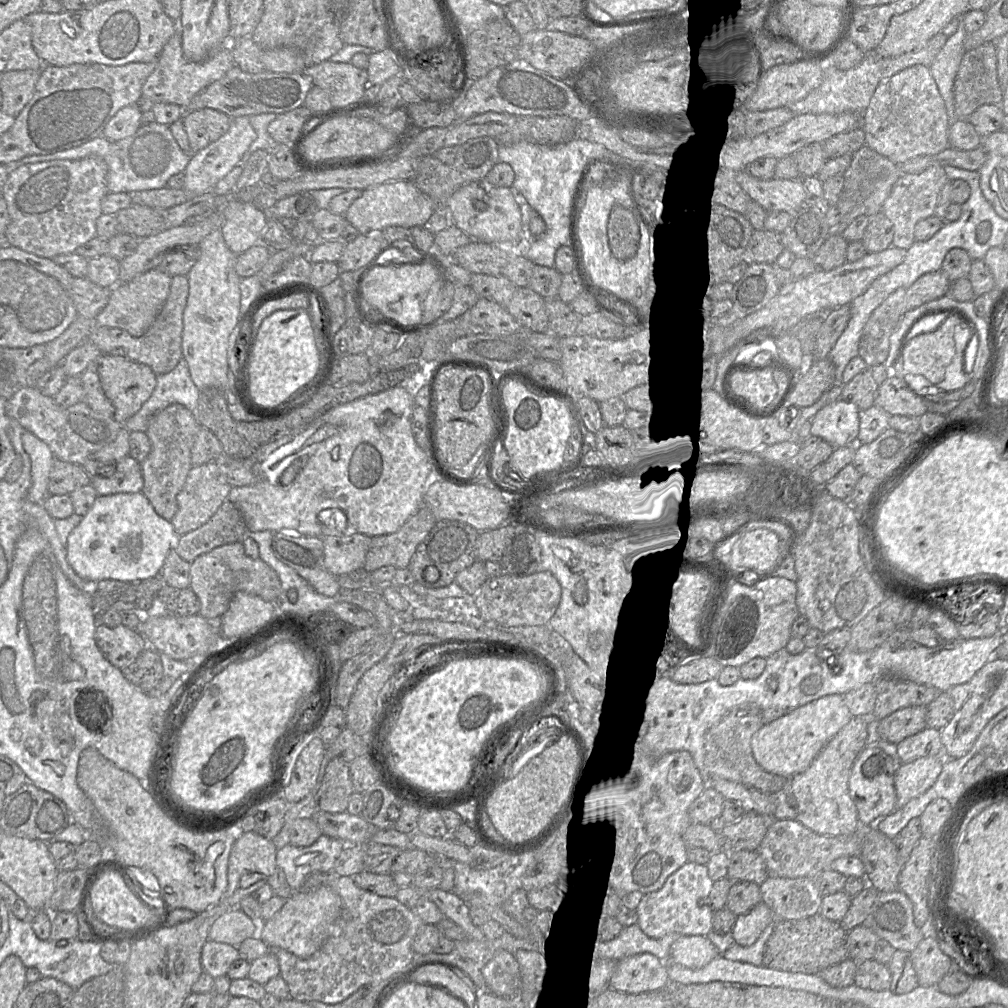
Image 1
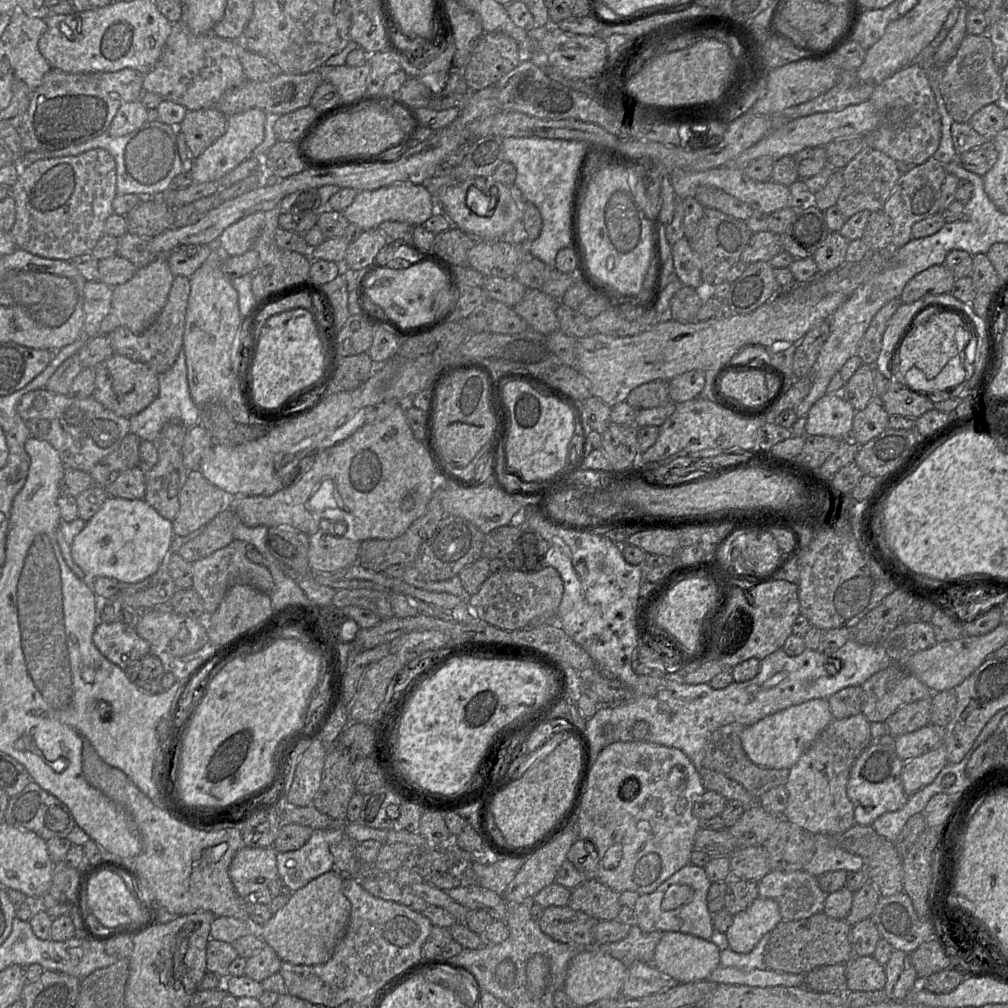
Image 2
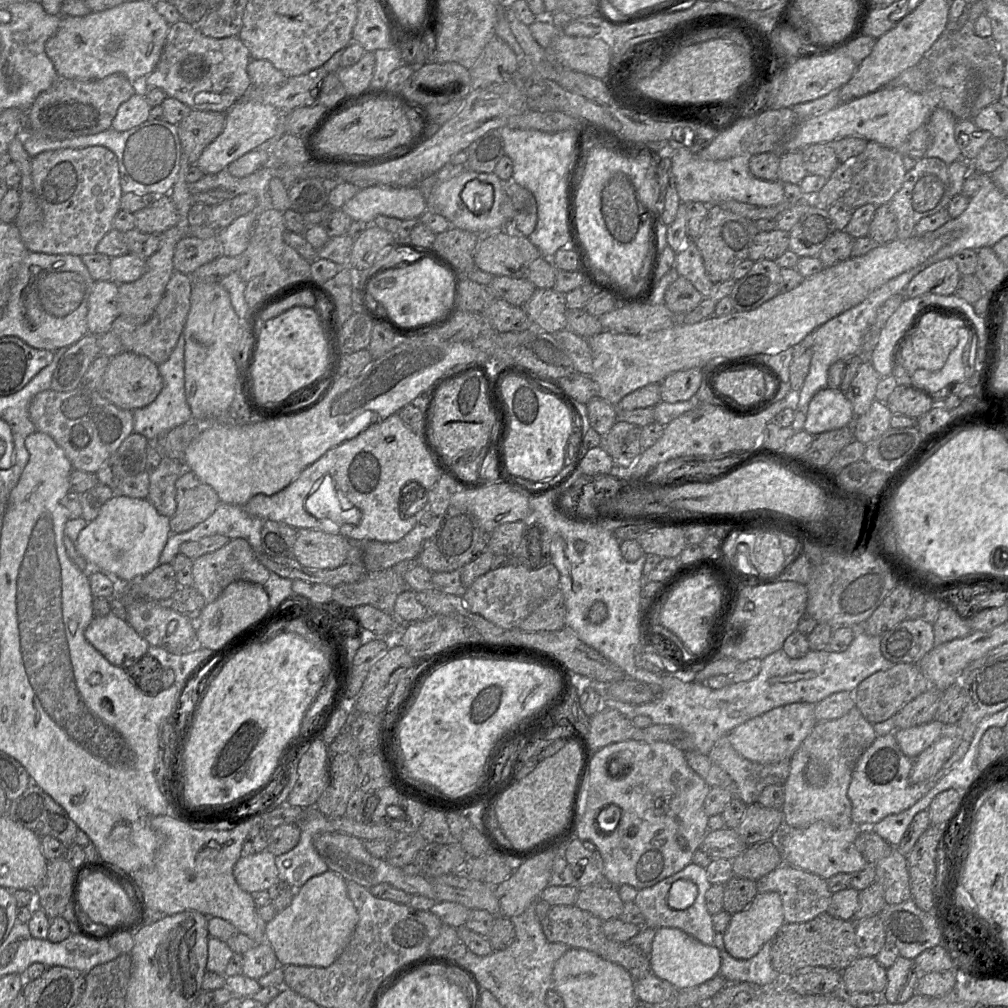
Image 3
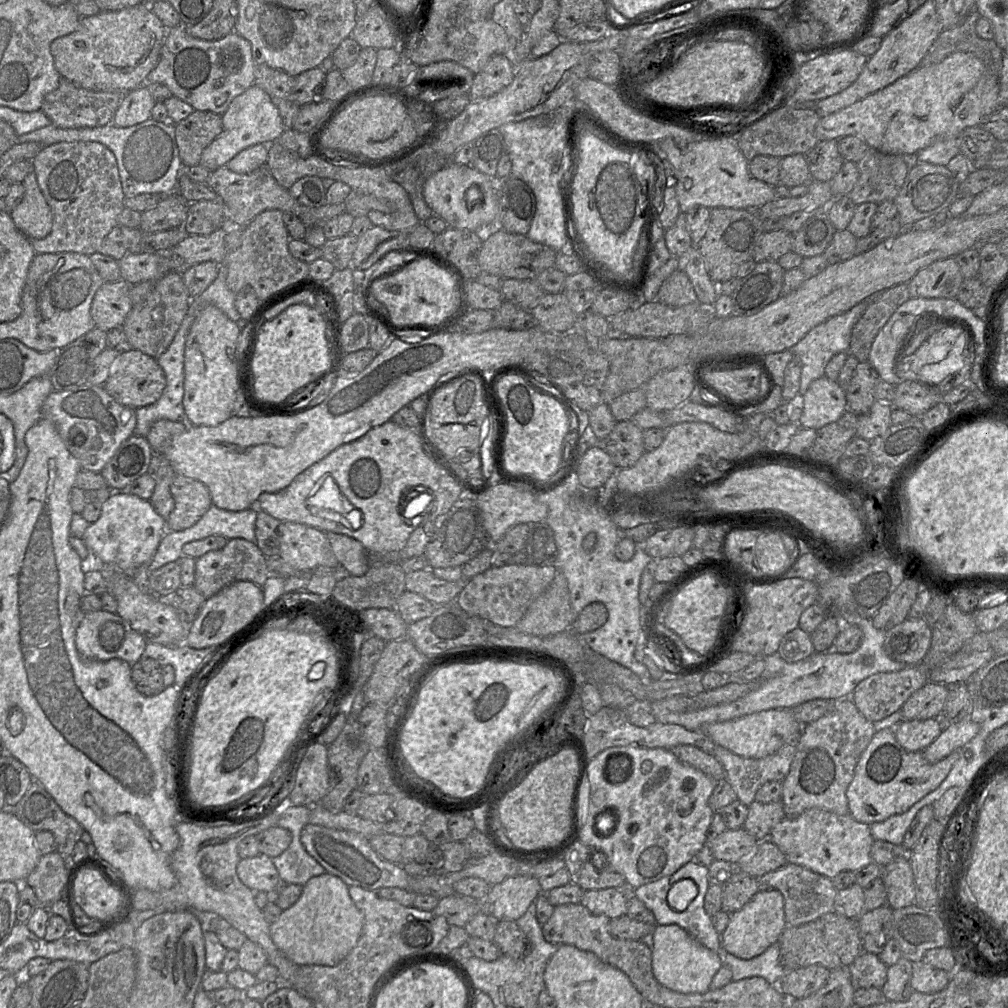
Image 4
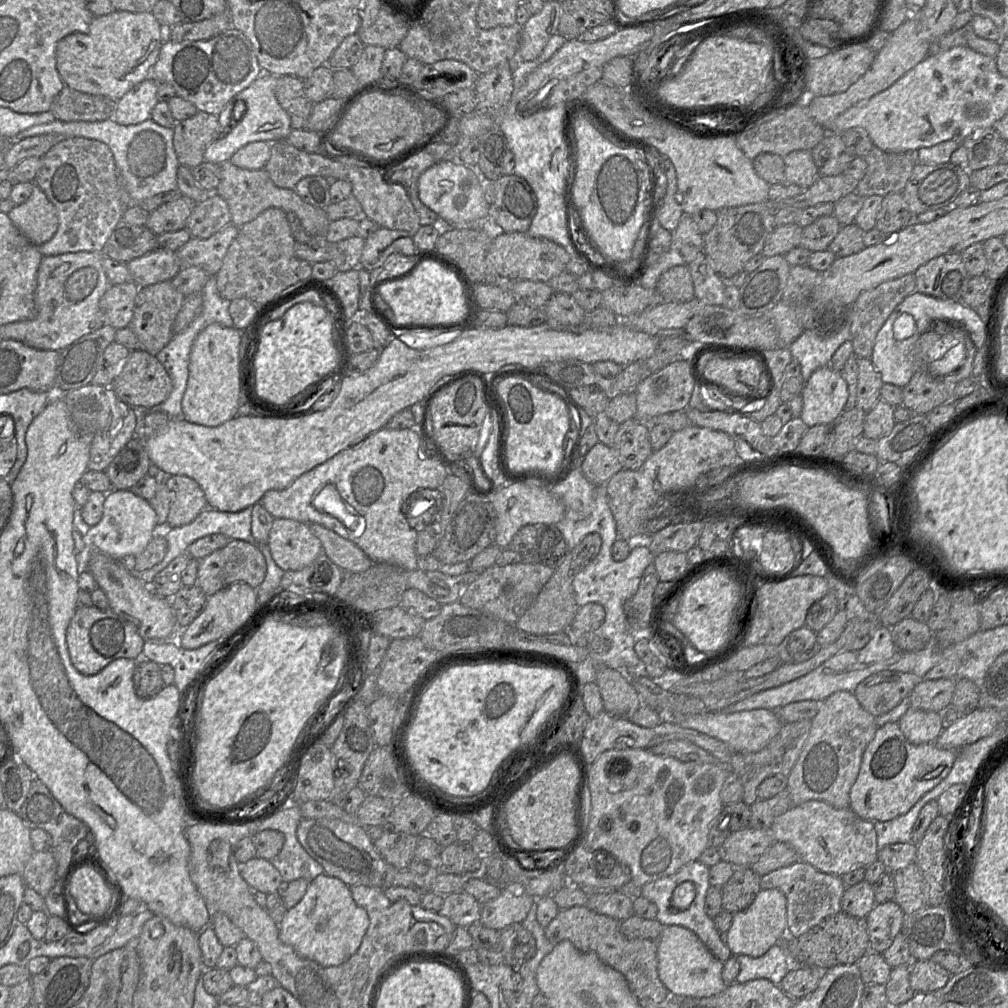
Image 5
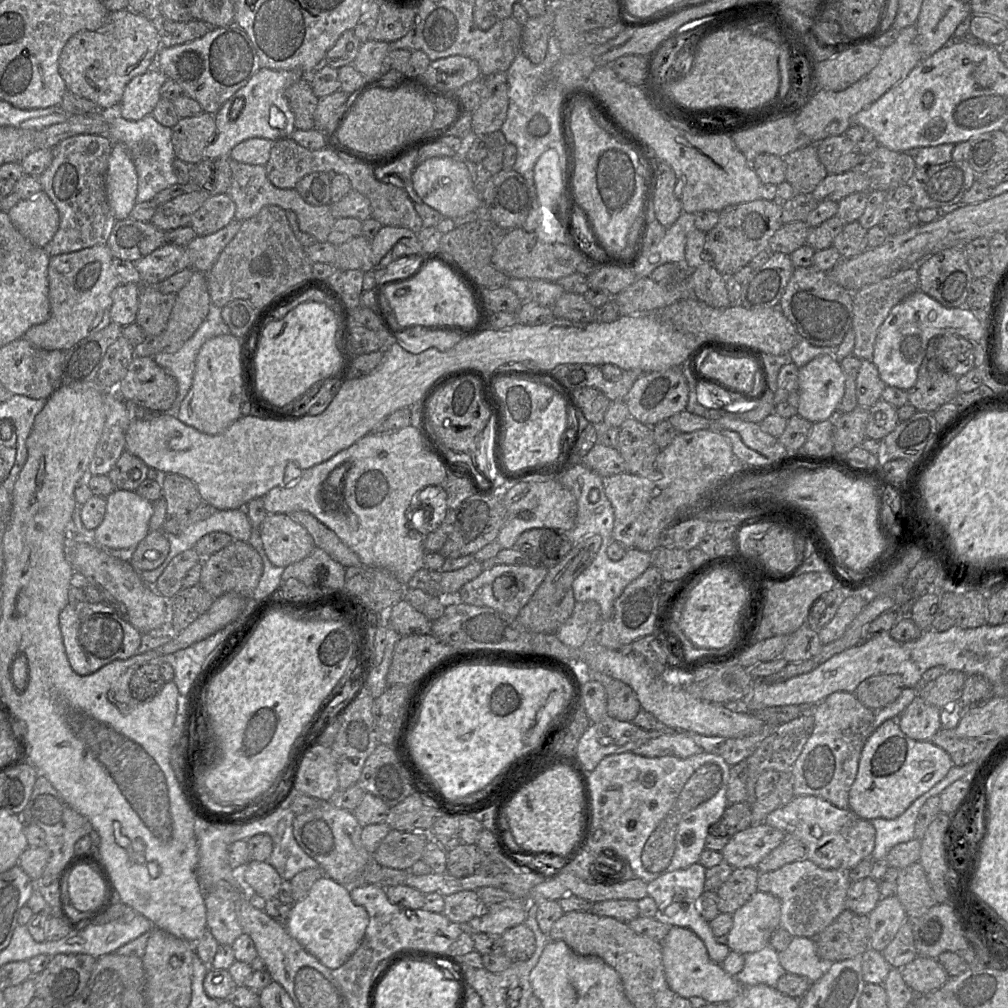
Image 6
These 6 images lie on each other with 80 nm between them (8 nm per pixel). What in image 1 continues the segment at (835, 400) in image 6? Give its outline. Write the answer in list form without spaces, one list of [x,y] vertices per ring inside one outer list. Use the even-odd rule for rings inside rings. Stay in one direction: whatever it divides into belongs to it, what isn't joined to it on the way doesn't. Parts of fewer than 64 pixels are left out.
[[[836,400],[820,409],[811,420],[810,435],[821,438],[834,449],[856,446],[859,433],[859,409]]]

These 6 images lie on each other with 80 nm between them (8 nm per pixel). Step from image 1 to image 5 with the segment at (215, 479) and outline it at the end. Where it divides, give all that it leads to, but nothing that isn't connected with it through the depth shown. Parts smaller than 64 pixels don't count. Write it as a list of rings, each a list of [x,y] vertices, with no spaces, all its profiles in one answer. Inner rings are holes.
[[[174,475],[167,476],[164,481],[170,492],[170,509],[166,527],[187,525],[208,507],[205,494],[195,480],[187,476]]]

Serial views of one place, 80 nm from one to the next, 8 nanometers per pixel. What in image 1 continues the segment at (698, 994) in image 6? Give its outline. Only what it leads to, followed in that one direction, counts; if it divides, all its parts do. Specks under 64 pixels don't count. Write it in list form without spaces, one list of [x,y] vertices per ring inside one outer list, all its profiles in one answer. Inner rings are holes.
[[[681,936],[672,945],[669,961],[700,969],[721,955],[707,936]]]

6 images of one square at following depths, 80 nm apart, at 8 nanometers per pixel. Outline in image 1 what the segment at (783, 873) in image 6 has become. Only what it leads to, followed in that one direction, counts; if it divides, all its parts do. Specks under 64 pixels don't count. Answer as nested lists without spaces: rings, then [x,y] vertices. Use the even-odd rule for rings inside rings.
[[[769,876],[760,884],[762,902],[773,912],[776,920],[801,920],[820,911],[823,895],[813,878],[782,878]]]

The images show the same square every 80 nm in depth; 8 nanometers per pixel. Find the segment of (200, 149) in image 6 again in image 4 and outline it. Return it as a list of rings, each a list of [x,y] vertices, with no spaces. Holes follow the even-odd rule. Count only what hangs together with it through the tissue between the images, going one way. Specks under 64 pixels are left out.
[[[194,110],[176,123],[176,143],[183,168],[199,164],[203,150],[222,131],[222,116],[211,111]]]

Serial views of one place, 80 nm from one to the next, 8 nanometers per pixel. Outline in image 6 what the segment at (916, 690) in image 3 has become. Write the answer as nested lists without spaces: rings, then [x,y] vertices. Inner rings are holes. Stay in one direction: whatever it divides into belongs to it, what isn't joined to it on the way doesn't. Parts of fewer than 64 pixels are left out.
[[[880,674],[862,681],[854,693],[867,708],[880,710],[894,702],[904,688],[901,675]]]

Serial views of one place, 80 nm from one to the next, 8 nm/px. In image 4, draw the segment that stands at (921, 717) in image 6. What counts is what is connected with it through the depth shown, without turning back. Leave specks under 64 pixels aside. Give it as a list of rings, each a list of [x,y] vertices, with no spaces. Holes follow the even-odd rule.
[[[941,717],[924,720],[903,720],[894,727],[900,745],[910,752],[923,752],[943,731]]]

